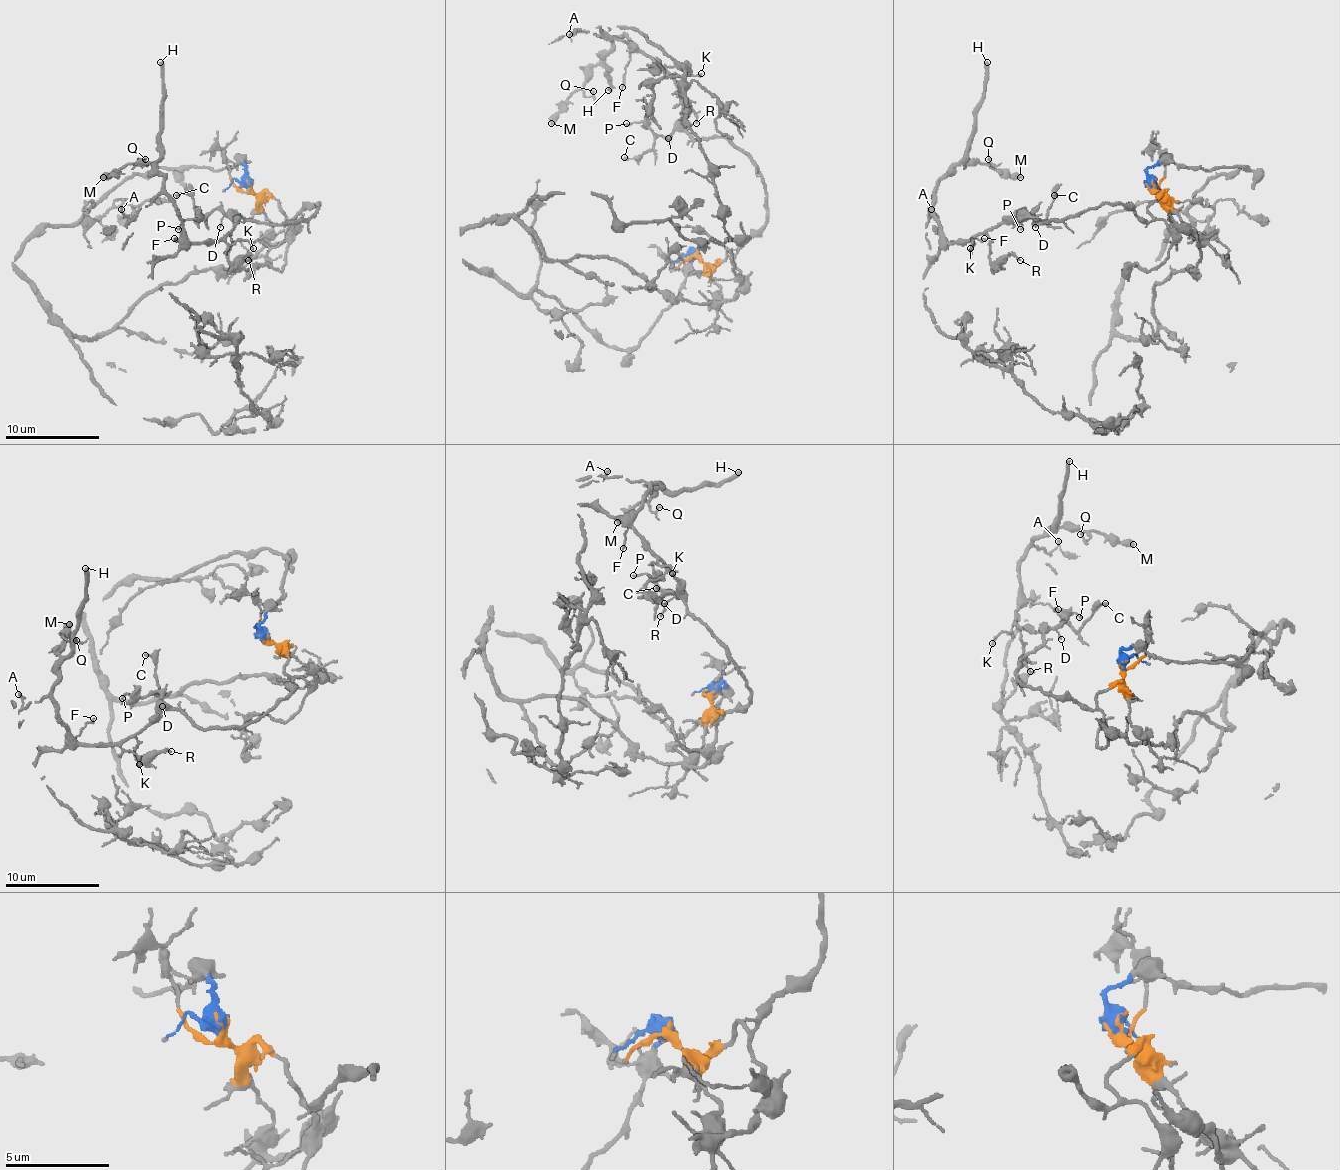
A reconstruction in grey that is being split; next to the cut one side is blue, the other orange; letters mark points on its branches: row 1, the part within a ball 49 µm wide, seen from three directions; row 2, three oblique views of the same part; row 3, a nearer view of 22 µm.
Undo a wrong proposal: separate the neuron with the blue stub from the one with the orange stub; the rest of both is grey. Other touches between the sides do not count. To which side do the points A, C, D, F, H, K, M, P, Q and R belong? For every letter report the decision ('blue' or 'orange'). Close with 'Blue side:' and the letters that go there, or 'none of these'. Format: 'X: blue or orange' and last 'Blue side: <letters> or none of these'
A: orange
C: orange
D: orange
F: orange
H: orange
K: orange
M: orange
P: orange
Q: orange
R: orange
Blue side: none of these

